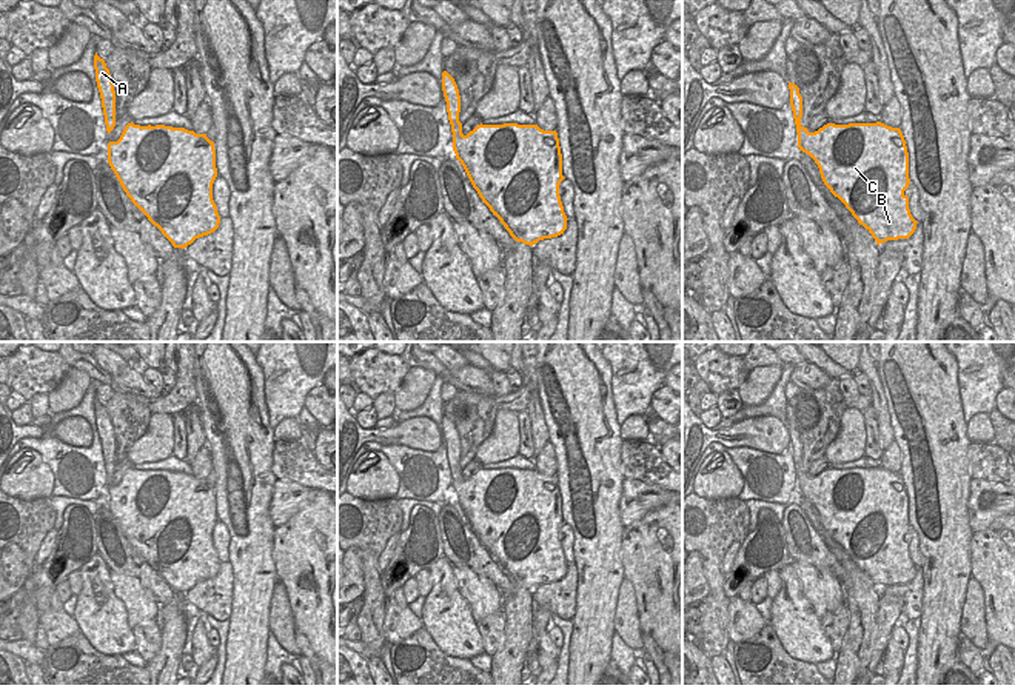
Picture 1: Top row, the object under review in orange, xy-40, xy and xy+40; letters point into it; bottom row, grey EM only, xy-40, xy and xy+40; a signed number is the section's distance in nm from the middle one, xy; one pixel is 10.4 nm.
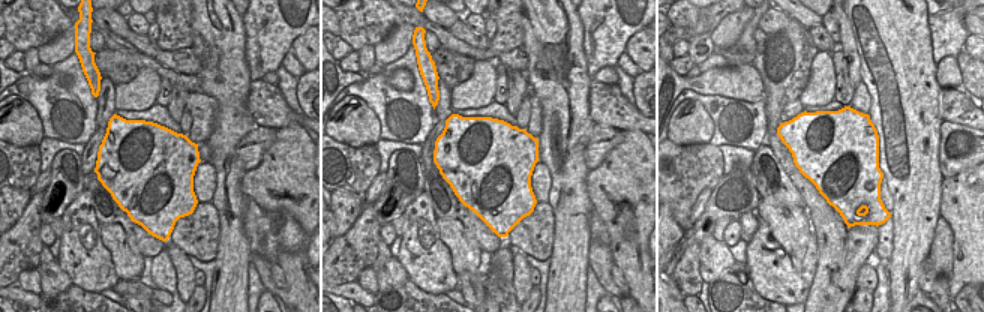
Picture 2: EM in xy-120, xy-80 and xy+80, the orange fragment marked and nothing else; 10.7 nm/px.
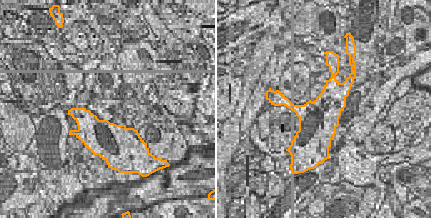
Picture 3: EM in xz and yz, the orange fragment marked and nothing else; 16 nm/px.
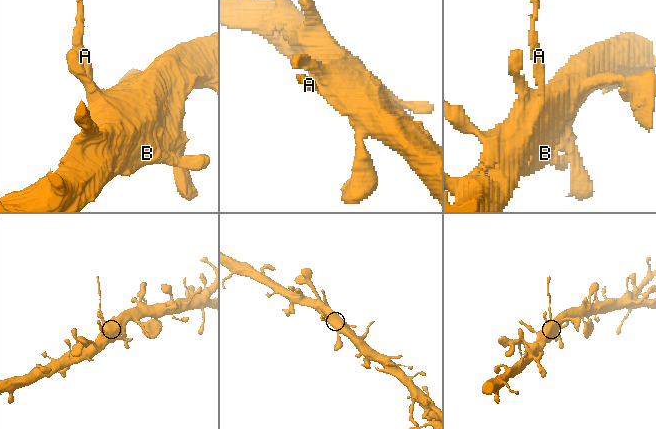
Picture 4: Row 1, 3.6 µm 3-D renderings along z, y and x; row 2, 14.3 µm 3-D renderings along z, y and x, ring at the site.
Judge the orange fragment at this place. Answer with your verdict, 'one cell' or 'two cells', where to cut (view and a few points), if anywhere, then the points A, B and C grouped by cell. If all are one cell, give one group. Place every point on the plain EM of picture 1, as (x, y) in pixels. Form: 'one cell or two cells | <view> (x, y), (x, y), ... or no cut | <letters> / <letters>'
two cells | xy+40 (806, 474), (798, 482) | A / B C

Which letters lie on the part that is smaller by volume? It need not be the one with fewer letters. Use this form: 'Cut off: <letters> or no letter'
Cut off: A

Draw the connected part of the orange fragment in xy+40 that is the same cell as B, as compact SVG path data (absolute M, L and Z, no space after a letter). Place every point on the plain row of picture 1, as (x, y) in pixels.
M827 468L815 477L804 476L798 482L798 493L809 499L819 513L821 523L830 537L838 542L852 560L863 570L876 590L887 585L909 583L916 574L916 565L909 554L909 542L904 536L909 533L909 497L904 480L899 473L876 468Z

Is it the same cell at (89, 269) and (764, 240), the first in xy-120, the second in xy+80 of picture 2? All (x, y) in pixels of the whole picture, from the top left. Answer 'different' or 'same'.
same

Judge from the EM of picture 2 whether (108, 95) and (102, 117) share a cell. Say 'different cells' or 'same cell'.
same cell

